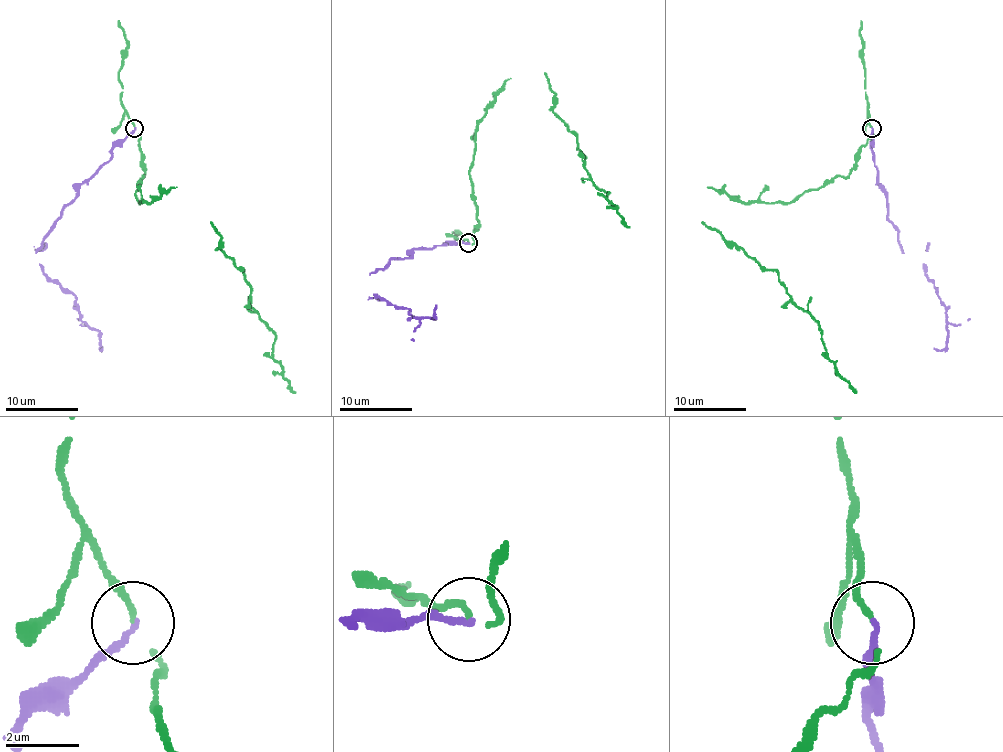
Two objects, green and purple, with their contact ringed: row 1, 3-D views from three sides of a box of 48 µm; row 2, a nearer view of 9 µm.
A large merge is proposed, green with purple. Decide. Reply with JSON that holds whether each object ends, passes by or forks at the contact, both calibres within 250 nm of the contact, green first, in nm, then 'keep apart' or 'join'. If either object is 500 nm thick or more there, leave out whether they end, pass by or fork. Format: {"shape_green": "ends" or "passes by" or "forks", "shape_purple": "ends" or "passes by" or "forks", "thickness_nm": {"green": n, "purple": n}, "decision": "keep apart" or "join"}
{"shape_green": "passes by", "shape_purple": "ends", "thickness_nm": {"green": 100, "purple": 140}, "decision": "keep apart"}

